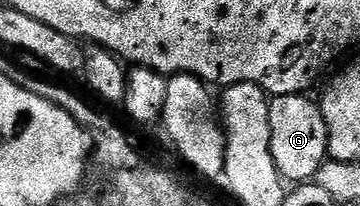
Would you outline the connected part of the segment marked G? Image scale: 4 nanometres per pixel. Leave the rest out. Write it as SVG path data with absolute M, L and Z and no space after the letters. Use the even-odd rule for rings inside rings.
M305 94L275 95L270 99L268 125L270 126L270 148L272 161L279 176L297 185L313 180L328 159L328 133L324 125L321 106Z

